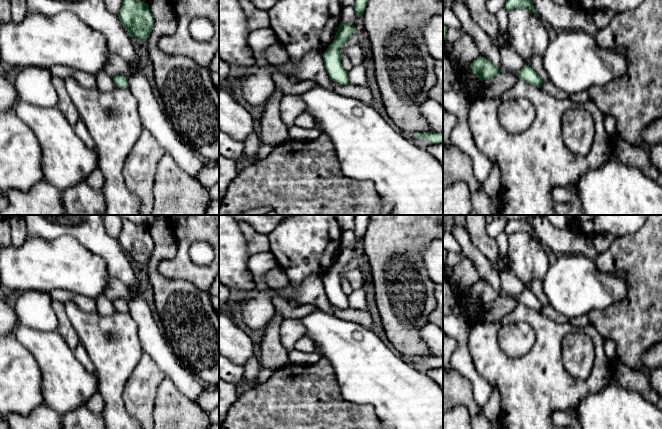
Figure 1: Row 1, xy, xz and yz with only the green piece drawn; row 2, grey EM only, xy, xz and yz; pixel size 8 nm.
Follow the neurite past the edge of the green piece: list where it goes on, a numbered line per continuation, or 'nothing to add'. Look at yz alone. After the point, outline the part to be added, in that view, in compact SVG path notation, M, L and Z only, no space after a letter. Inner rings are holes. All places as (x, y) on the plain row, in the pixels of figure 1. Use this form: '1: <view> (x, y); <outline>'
nothing to add

